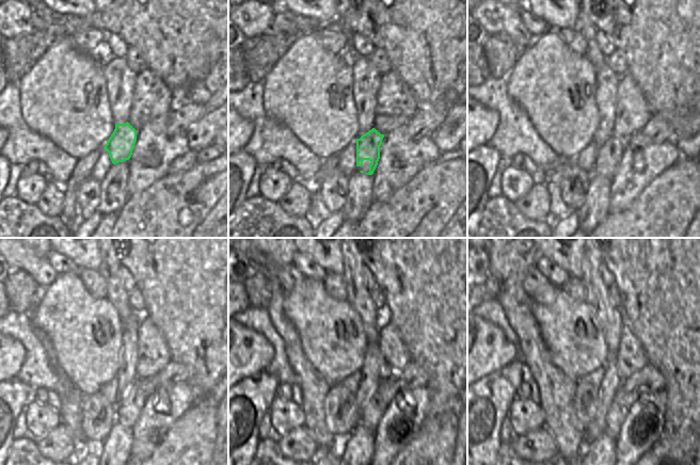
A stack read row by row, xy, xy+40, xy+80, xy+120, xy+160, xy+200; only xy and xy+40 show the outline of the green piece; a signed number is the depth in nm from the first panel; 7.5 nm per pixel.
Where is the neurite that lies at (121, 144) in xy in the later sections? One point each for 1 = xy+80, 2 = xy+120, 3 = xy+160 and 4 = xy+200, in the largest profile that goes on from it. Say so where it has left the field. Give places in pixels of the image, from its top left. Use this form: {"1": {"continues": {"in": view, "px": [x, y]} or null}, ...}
{"1": {"continues": {"in": "xy+80", "px": [613, 149]}}, "2": {"continues": {"in": "xy+120", "px": [143, 387]}}, "3": {"continues": {"in": "xy+160", "px": [387, 388]}}, "4": {"continues": {"in": "xy+200", "px": [623, 400]}}}

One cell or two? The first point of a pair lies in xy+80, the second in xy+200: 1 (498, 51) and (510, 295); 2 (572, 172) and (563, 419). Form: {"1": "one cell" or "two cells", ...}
{"1": "two cells", "2": "two cells"}

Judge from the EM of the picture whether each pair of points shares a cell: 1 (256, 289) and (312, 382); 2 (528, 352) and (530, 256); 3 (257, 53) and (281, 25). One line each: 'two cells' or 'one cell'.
1: two cells
2: one cell
3: one cell

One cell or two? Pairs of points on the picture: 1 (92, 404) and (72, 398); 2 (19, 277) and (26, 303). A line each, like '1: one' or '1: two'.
1: two
2: one

